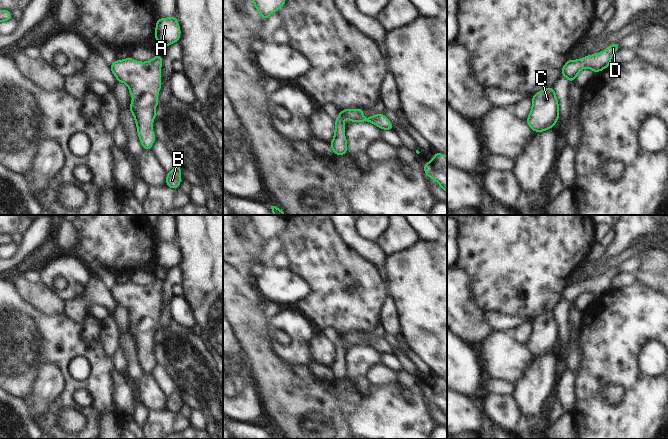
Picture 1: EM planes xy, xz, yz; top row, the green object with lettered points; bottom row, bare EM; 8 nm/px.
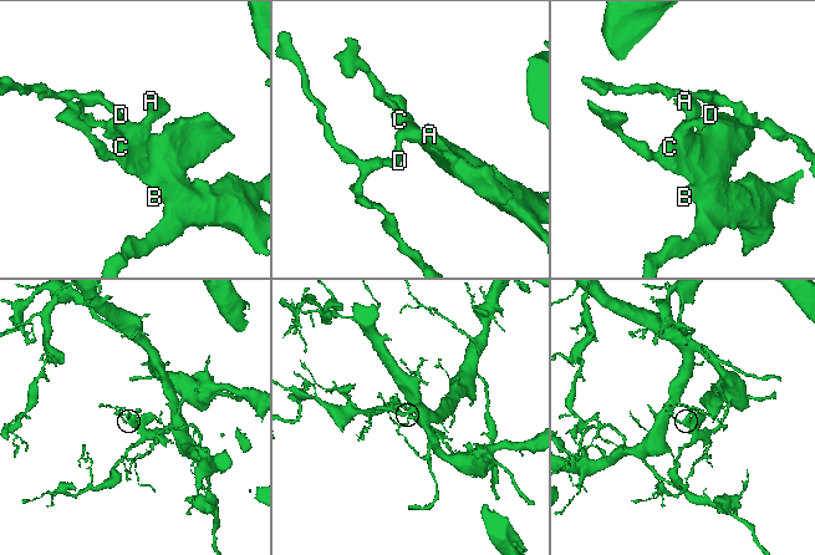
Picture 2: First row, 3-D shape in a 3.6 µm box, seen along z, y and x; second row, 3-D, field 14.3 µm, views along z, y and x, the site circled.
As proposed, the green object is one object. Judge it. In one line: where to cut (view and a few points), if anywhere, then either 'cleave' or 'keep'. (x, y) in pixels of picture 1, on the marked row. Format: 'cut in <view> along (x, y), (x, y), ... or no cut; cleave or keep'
no cut; keep

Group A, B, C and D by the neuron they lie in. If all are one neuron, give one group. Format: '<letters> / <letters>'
A B C D

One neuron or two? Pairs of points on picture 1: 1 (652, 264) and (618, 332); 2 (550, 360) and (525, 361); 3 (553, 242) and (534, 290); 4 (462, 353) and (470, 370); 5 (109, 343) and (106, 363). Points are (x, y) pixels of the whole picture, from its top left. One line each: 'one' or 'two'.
1: two
2: two
3: one
4: one
5: two

